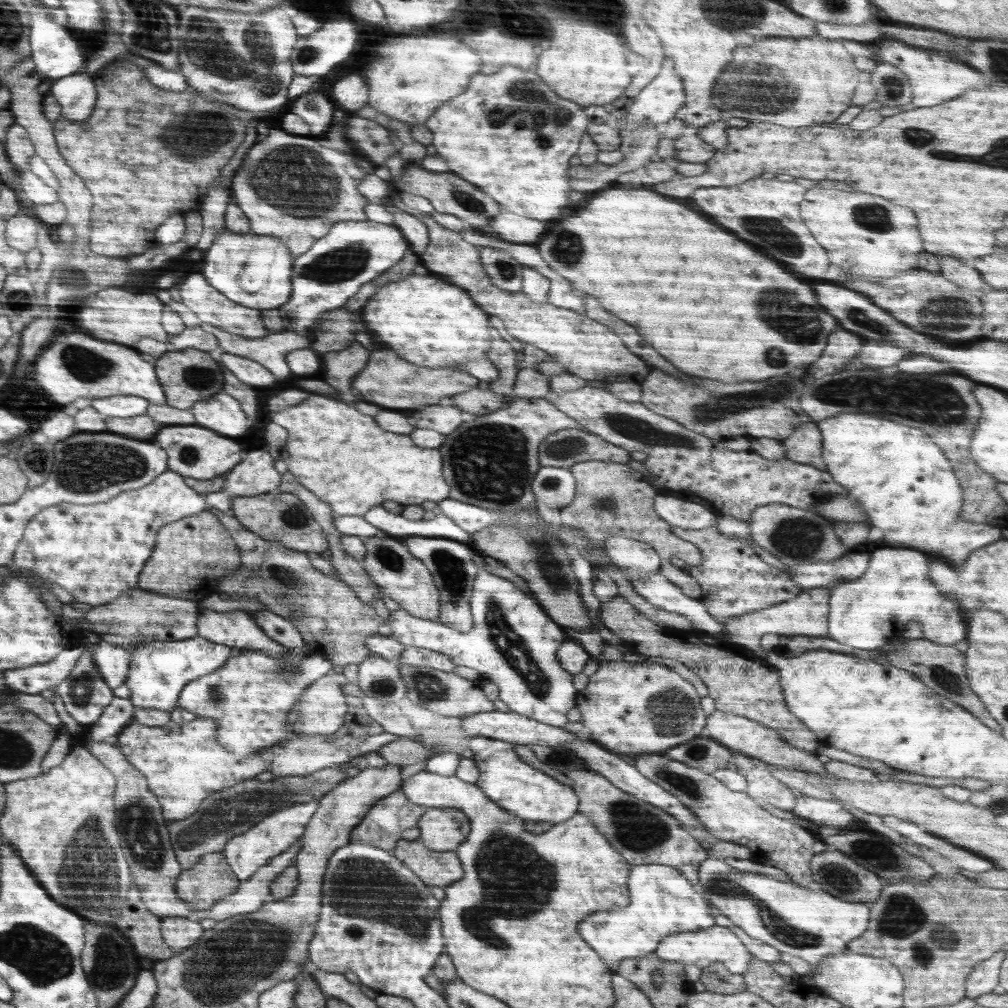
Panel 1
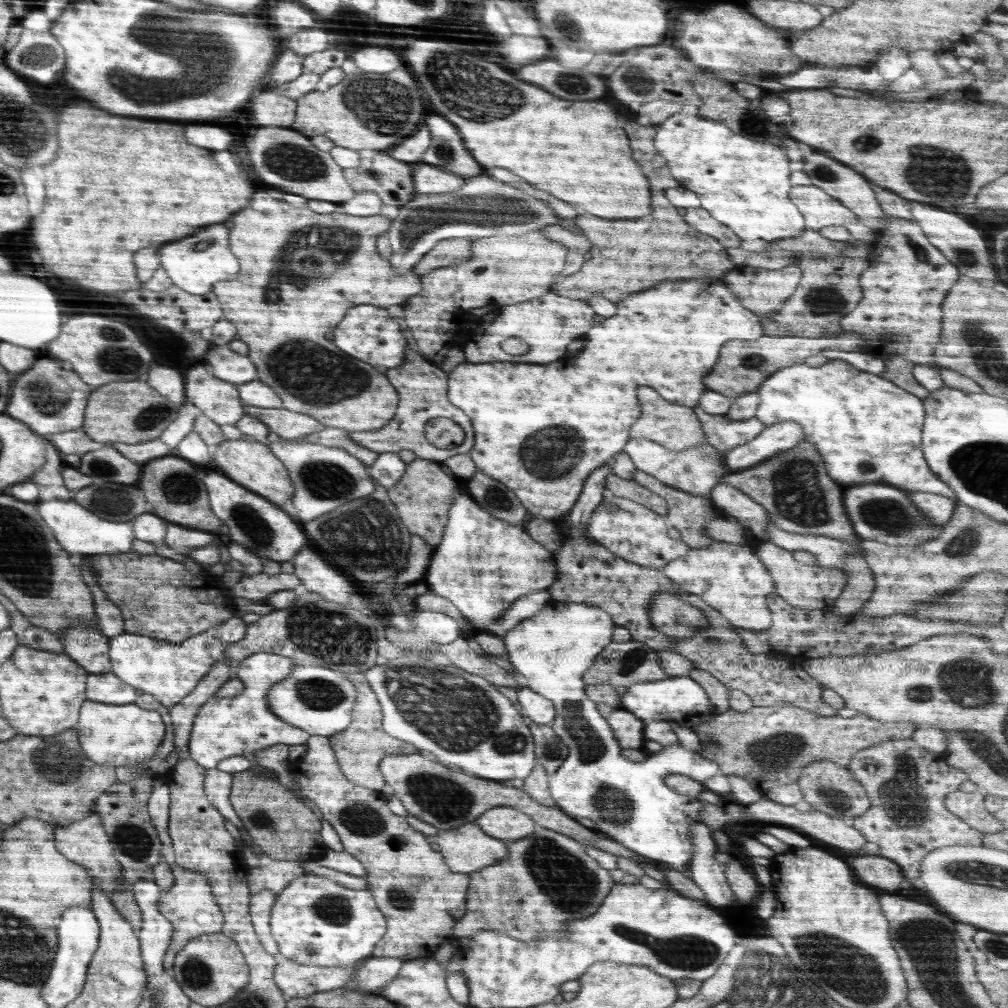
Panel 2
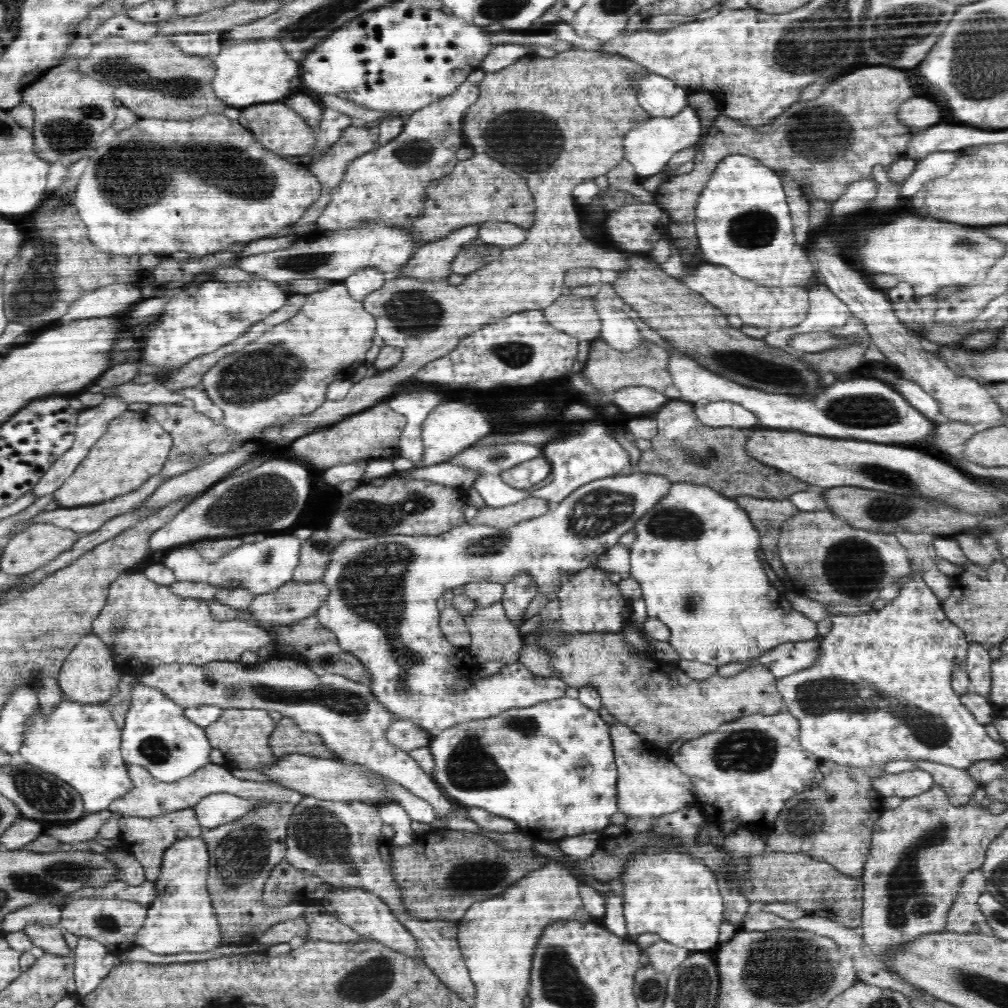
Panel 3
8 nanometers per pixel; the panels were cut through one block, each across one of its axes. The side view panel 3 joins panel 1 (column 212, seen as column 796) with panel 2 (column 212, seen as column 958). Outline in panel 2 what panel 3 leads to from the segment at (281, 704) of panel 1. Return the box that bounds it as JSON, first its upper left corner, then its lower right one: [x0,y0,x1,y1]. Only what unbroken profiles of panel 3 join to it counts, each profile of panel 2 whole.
[105,615,309,769]

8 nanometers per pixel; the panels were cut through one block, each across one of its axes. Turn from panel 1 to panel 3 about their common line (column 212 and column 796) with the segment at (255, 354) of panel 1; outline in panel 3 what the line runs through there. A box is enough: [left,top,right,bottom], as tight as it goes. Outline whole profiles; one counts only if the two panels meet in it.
[764,284,850,348]

